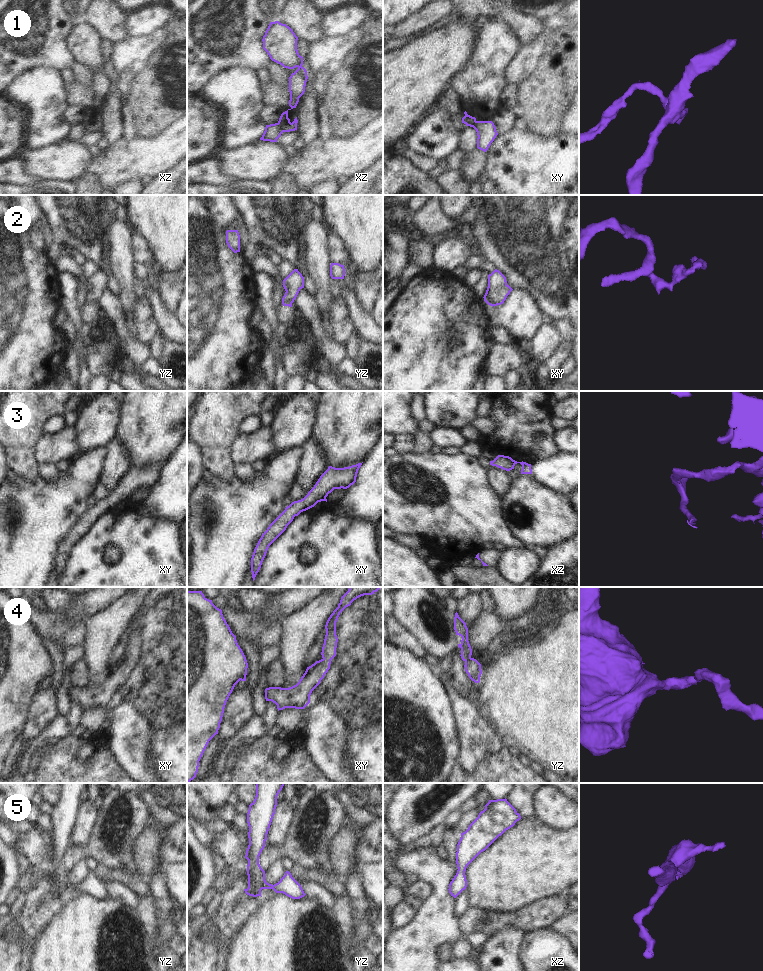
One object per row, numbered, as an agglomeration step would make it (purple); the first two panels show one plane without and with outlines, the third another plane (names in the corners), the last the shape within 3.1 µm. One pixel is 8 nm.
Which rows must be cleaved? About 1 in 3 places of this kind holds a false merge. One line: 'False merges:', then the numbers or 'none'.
False merges: 1

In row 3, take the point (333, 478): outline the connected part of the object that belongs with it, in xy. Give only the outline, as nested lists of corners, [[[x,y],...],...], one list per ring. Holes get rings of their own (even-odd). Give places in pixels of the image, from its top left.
[[[362,463],[344,468],[329,466],[303,499],[292,502],[269,525],[259,539],[251,558],[253,581],[261,568],[269,546],[286,530],[294,517],[314,507],[318,502],[327,502],[326,497],[334,489],[347,489],[353,485],[356,482],[357,473]]]

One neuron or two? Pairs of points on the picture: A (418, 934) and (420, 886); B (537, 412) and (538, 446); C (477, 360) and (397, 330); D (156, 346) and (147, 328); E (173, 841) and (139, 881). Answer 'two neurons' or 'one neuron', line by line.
A: two neurons
B: one neuron
C: one neuron
D: two neurons
E: two neurons

